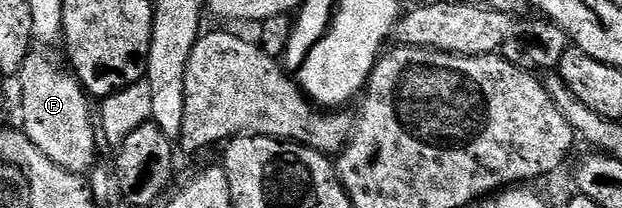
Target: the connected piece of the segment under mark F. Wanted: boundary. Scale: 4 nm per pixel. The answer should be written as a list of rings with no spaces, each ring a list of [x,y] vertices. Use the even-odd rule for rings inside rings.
[[[36,46],[28,53],[18,73],[20,112],[24,115],[22,131],[58,166],[77,174],[88,174],[98,164],[98,128],[94,123],[94,108],[88,105],[90,97],[84,85],[71,71],[63,72],[63,68],[66,68],[65,61],[52,46]]]

